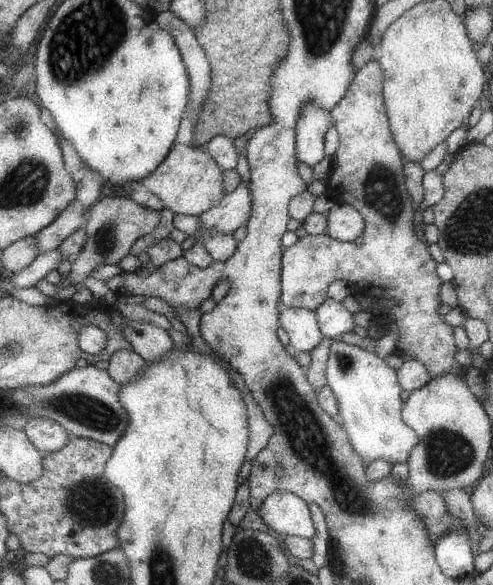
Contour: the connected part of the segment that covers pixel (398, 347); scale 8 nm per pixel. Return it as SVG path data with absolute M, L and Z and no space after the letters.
M373 58L356 70L354 72L354 76L351 80L351 84L347 86L347 90L345 90L345 94L343 94L343 98L339 99L339 102L330 110L330 119L332 120L332 125L335 126L335 130L338 134L338 146L335 152L332 154L332 169L330 172L330 176L328 181L333 186L333 192L335 192L335 196L338 202L351 204L359 214L361 214L364 222L364 227L362 230L362 242L357 246L353 241L338 241L332 239L329 235L309 235L306 234L302 237L299 237L296 242L284 249L283 254L281 254L280 263L281 263L281 272L279 274L279 282L280 282L280 294L279 294L279 305L280 308L284 307L293 307L293 308L303 308L309 311L313 311L317 308L317 306L325 300L327 287L328 285L335 280L345 280L346 284L356 284L355 288L356 294L371 294L372 297L376 298L386 298L395 302L391 308L386 308L385 310L381 310L378 313L378 317L376 318L376 322L378 325L381 325L385 333L388 332L397 332L399 334L399 338L397 338L397 342L395 342L395 348L392 351L392 354L400 356L403 361L413 359L421 362L425 368L427 368L427 374L429 374L429 379L431 378L439 378L439 376L443 376L443 374L457 374L459 372L460 366L453 360L453 353L456 351L455 344L453 344L453 327L447 326L445 322L443 322L443 315L437 312L437 308L439 308L440 300L439 300L439 288L442 284L441 280L437 278L437 274L435 274L435 266L436 262L429 256L428 244L425 243L423 239L416 233L413 227L413 204L411 204L411 197L405 188L405 178L403 174L403 158L400 156L399 149L397 145L394 143L392 139L389 127L388 120L386 115L386 110L382 98L382 86L383 86L383 74L381 72L380 65L378 64L378 60Z

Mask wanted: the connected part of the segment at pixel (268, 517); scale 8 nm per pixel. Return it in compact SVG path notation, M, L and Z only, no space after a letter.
M270 492L255 511L264 525L282 538L310 539L315 534L307 503L290 492Z

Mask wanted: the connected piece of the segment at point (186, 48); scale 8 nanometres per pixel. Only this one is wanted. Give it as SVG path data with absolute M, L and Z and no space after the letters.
M168 8L153 19L161 30L171 35L185 65L189 81L188 102L190 104L187 116L191 122L189 124L194 127L197 124L197 116L203 106L203 100L207 96L207 90L209 90L211 78L209 61L205 58L203 49L198 46L193 31L183 20L169 12Z

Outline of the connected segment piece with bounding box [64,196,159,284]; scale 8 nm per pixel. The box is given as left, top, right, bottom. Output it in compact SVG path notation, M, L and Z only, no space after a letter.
M105 196L93 204L88 212L87 222L83 226L85 230L83 248L79 254L70 259L69 274L64 276L64 279L71 284L81 283L89 276L89 270L95 266L117 265L119 260L129 252L133 242L141 236L151 234L151 230L159 222L159 212L137 204L130 198L120 196Z

